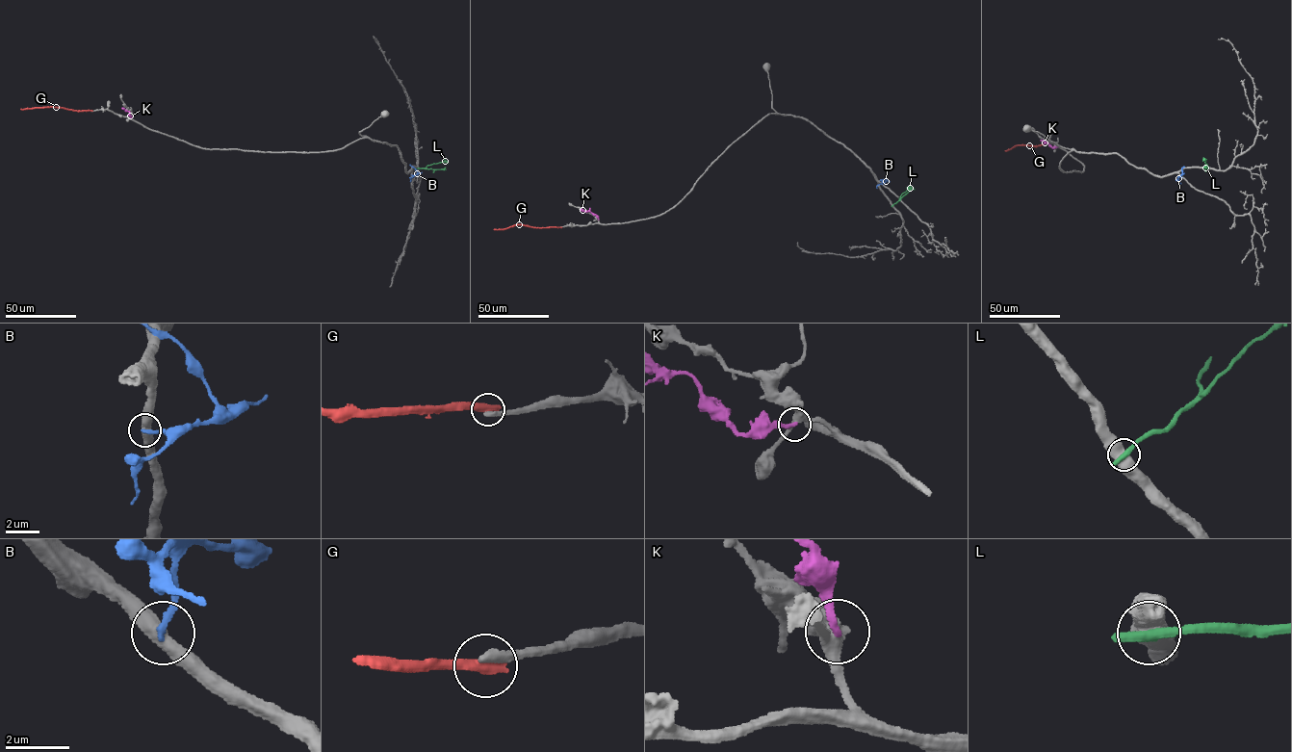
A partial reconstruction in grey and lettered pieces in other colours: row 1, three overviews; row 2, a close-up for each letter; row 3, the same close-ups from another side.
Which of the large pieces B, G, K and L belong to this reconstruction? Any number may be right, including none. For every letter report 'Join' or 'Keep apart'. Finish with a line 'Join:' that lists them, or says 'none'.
B: Keep apart
G: Keep apart
K: Keep apart
L: Keep apart
Join: none

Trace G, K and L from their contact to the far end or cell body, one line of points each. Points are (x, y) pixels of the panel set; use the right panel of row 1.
G: (1043, 144), (1015, 145), (1005, 150)
K: (1057, 147), (1040, 140)
L: (1208, 168), (1203, 157)

